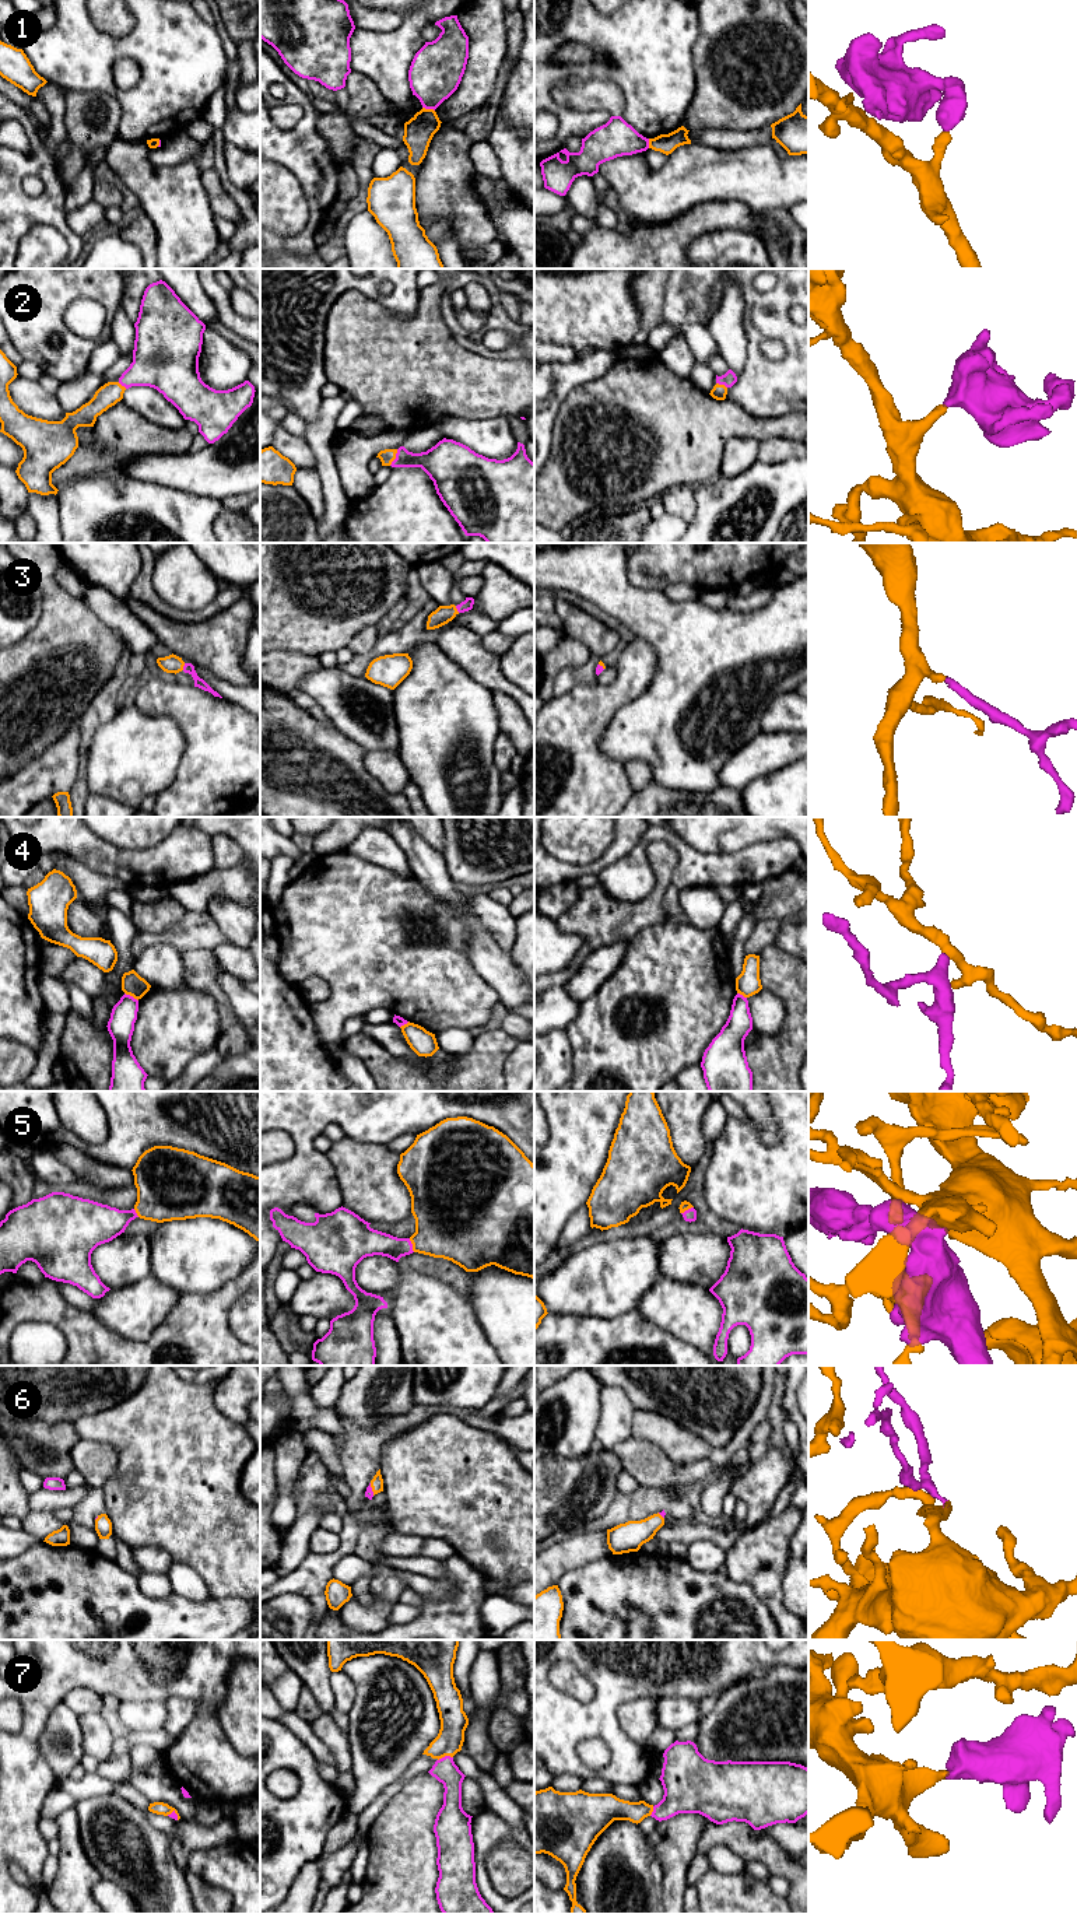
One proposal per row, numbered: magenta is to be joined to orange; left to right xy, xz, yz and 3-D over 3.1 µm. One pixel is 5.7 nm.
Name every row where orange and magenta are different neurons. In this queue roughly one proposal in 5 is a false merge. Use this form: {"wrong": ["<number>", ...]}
{"wrong": ["1", "4"]}

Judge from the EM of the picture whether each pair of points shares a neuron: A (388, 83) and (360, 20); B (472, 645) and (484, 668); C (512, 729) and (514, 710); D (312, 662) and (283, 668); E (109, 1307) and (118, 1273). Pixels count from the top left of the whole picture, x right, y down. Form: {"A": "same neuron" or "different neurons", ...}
{"A": "different neurons", "B": "same neuron", "C": "same neuron", "D": "same neuron", "E": "different neurons"}

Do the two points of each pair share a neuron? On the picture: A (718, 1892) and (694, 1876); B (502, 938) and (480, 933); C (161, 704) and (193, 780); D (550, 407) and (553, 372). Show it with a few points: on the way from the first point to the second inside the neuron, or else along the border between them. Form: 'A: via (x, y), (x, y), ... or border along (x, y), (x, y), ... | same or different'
A: border along (711, 1868), (695, 1883) | different
B: border along (469, 910), (487, 932), (509, 952) | different
C: via (182, 717), (195, 729), (195, 759) | same
D: via (551, 399), (553, 381) | same

